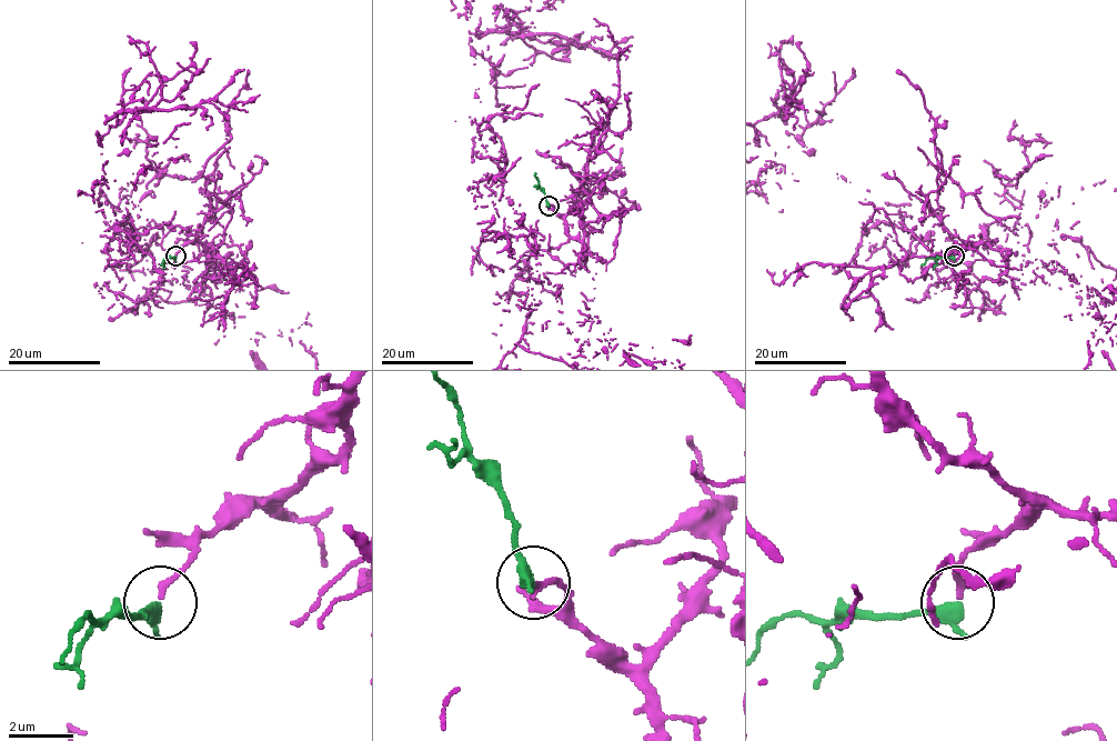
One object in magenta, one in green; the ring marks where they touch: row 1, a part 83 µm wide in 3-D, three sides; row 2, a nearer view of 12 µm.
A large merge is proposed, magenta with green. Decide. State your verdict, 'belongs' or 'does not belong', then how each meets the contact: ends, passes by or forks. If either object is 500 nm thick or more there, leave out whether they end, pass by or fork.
belongs | magenta ends | green ends

